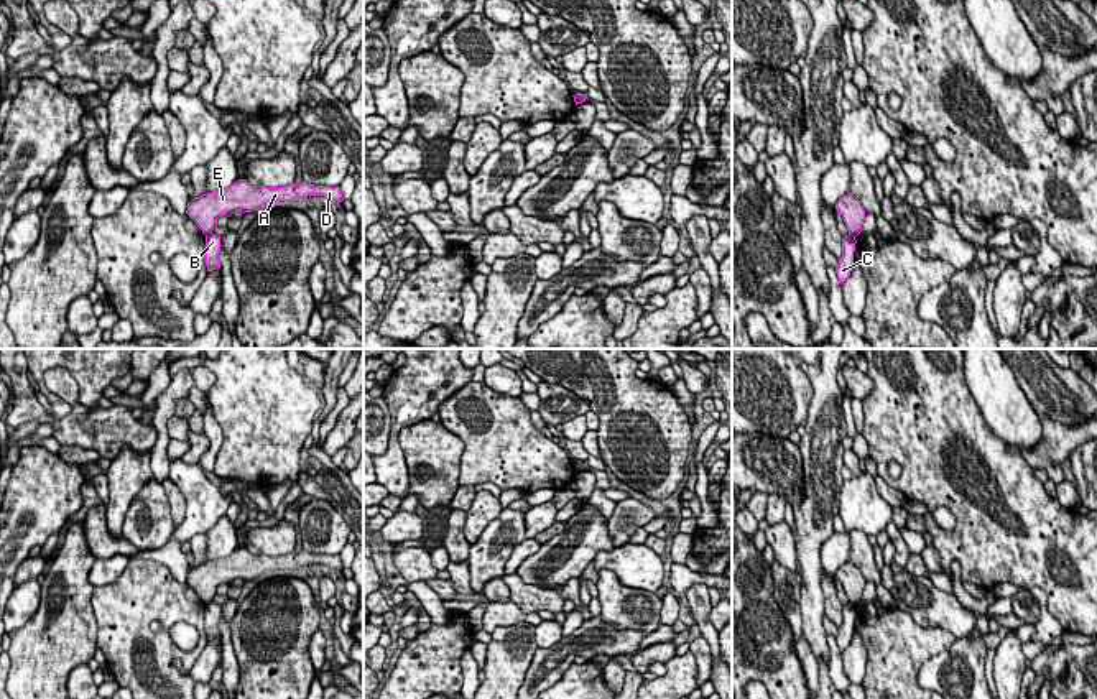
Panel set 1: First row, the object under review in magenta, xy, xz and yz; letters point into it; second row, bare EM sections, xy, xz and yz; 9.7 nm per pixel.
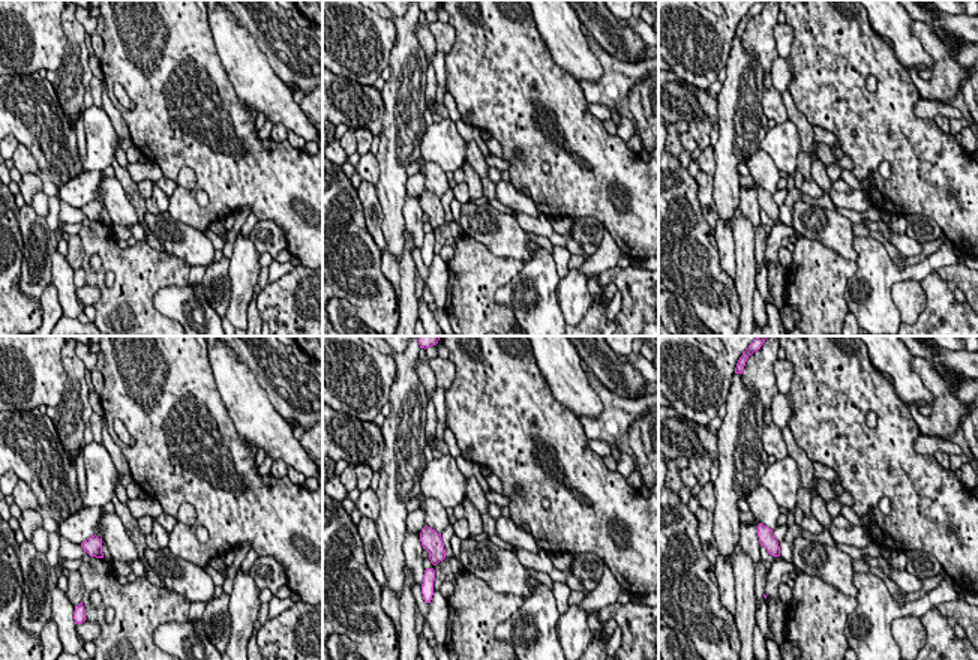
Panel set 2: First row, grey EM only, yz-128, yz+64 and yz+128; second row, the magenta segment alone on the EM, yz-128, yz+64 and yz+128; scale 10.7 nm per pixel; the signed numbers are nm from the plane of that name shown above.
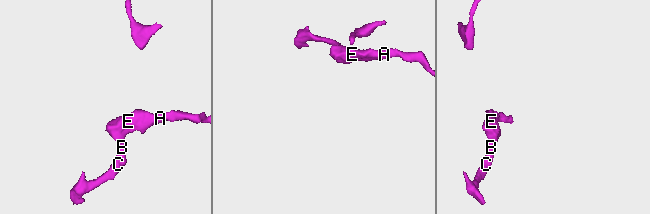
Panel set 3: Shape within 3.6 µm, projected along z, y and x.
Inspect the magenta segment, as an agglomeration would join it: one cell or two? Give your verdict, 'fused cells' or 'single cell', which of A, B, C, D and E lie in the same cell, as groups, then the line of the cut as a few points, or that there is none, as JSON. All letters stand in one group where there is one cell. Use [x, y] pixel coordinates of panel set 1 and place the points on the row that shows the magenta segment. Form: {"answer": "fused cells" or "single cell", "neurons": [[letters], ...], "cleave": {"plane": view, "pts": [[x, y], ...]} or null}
{"answer": "fused cells", "neurons": [["A", "D", "E"], ["B", "C"]], "cleave": {"plane": "xy", "pts": [[211, 232], [206, 236]]}}

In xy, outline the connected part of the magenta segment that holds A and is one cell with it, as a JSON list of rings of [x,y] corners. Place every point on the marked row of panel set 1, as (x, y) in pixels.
[[[247,179],[235,181],[227,189],[212,191],[194,197],[187,204],[186,214],[196,222],[204,235],[212,234],[220,215],[230,217],[235,211],[252,212],[266,202],[280,202],[289,196],[299,201],[308,196],[324,196],[331,201],[342,202],[340,187],[314,186],[308,183],[289,184],[283,187],[252,186]]]

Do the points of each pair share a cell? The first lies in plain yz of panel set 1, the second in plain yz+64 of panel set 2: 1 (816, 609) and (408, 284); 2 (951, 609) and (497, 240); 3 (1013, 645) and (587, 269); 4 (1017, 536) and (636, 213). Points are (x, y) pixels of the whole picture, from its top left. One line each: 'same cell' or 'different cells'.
1: different cells
2: same cell
3: different cells
4: same cell

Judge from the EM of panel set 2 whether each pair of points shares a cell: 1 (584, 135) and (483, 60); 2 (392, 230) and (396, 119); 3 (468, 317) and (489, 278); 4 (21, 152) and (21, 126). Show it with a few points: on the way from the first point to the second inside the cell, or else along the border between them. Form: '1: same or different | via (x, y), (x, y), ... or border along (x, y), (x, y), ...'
1: same | via (558, 114), (534, 99), (522, 99), (509, 86)
2: same | via (392, 203), (396, 146)
3: same | via (471, 306), (471, 293), (479, 285)
4: different | border along (18, 143), (30, 152), (39, 168)

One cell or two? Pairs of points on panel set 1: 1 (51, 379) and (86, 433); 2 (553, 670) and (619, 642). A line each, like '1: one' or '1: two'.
1: one
2: one

